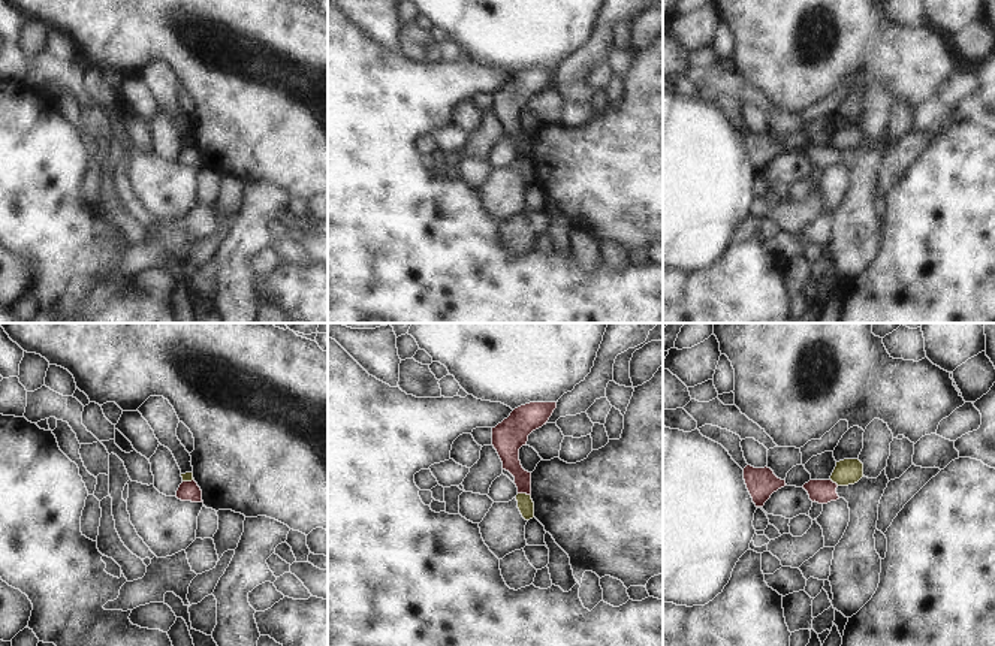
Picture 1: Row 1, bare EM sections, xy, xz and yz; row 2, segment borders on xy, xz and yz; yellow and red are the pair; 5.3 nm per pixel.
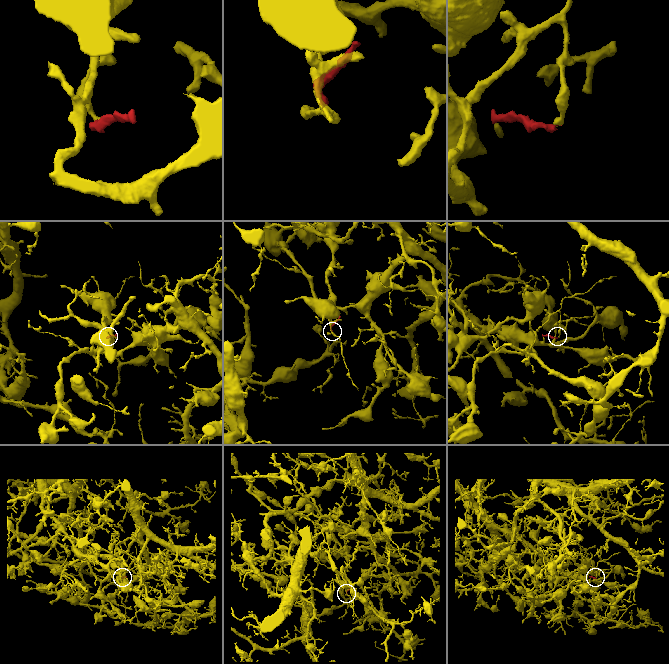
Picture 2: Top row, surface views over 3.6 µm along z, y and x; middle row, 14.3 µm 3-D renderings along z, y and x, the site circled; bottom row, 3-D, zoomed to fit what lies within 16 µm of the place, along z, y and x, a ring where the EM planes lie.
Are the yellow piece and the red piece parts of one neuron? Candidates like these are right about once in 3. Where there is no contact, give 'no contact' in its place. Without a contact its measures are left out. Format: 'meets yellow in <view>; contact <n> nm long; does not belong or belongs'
meets yellow in xz; contact 70 nm long; does not belong

